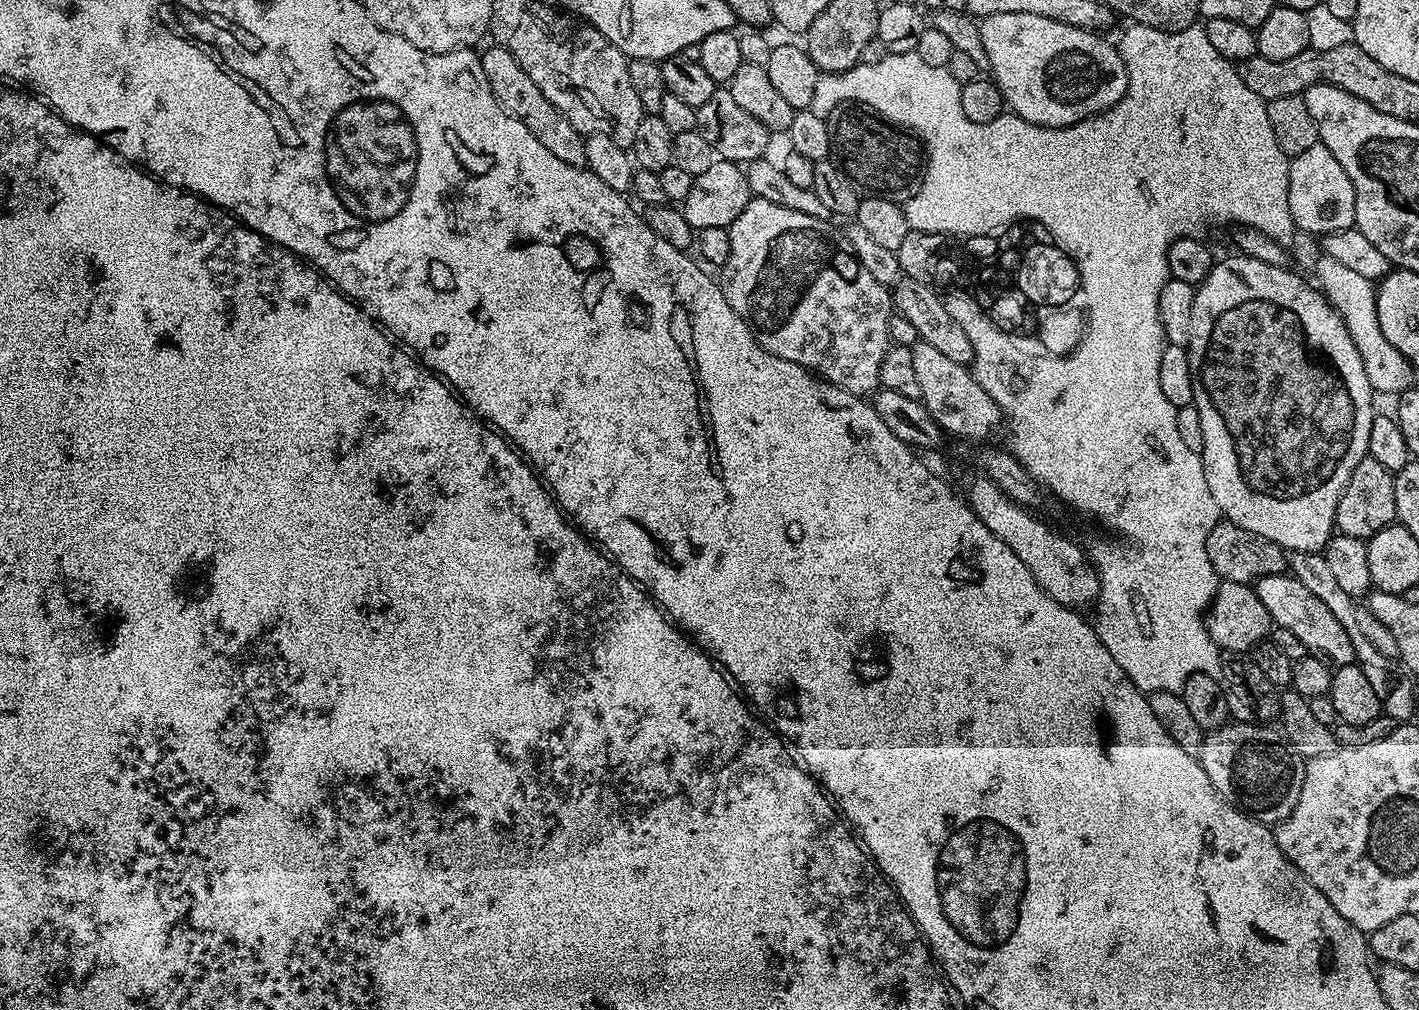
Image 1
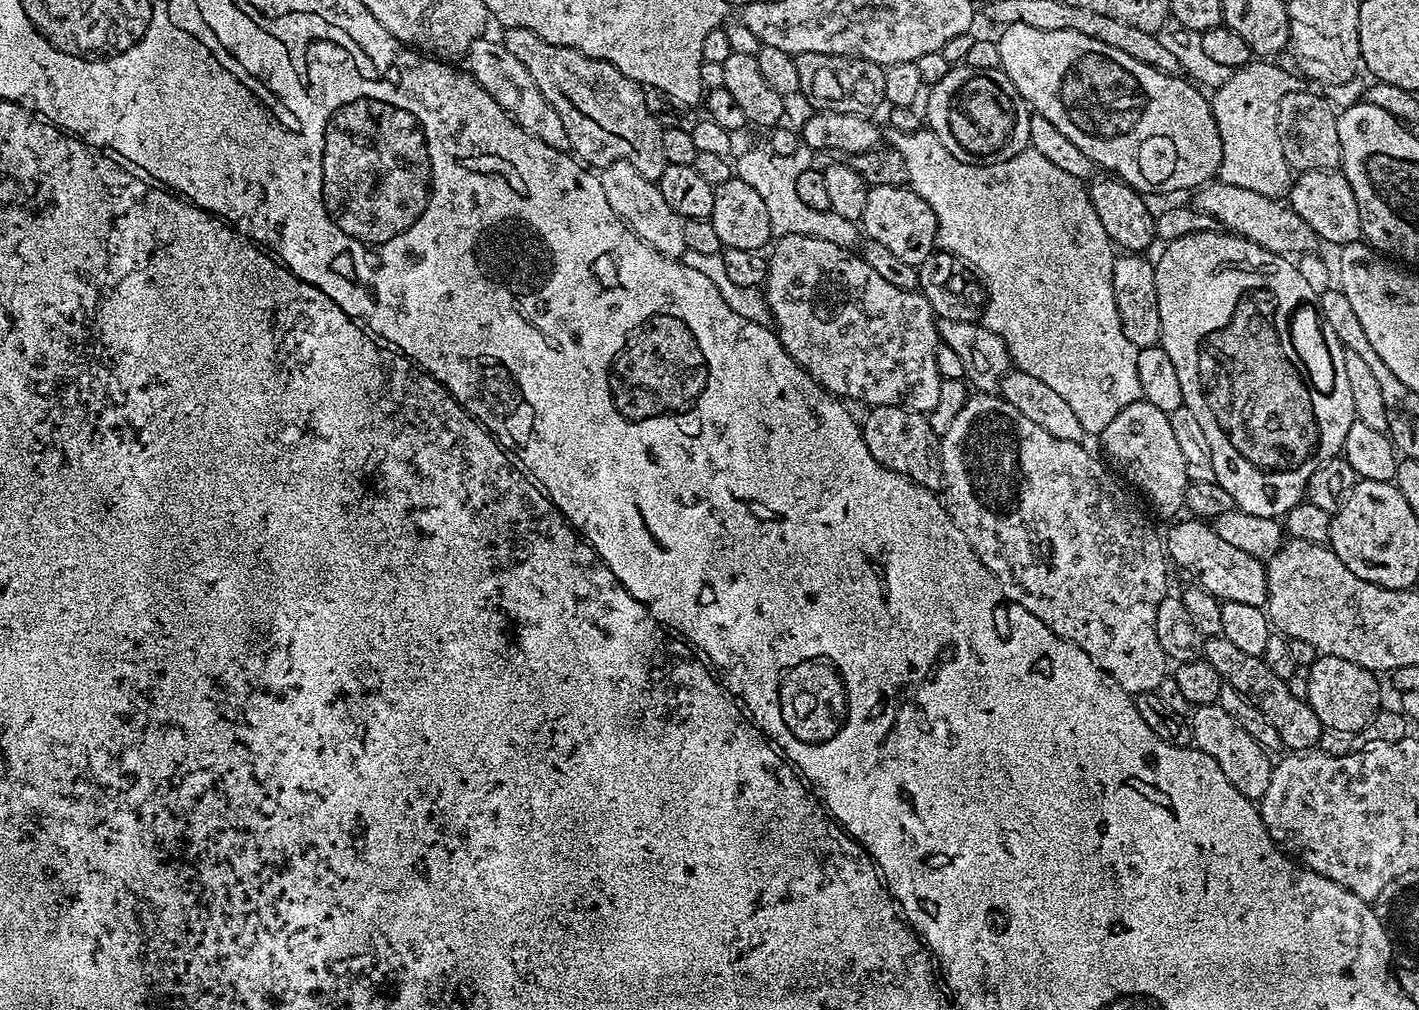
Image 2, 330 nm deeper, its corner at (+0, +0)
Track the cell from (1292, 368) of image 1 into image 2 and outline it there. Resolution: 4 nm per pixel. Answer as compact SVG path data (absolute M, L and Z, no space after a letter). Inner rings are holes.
M1224 230L1186 234L1184 238L1169 240L1163 245L1164 253L1160 261L1155 261L1156 289L1158 290L1158 314L1162 318L1160 344L1170 354L1174 370L1178 370L1178 383L1182 386L1184 406L1189 407L1194 418L1202 426L1202 434L1210 446L1211 466L1216 475L1216 483L1230 494L1233 505L1246 514L1275 516L1282 518L1294 505L1305 499L1310 474L1318 470L1327 460L1343 453L1346 434L1356 421L1354 401L1350 398L1350 385L1346 383L1346 362L1339 355L1332 353L1328 345L1329 337L1322 327L1318 294L1298 274L1295 263L1287 256L1266 250L1242 236L1229 234Z

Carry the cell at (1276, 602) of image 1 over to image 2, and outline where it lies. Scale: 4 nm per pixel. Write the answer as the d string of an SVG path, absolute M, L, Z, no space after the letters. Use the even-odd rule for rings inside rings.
M1200 518L1181 519L1166 532L1166 555L1173 565L1192 575L1191 579L1200 587L1214 594L1222 602L1246 602L1246 606L1264 608L1268 602L1268 574L1265 561L1237 550L1218 534L1214 534L1211 523Z

